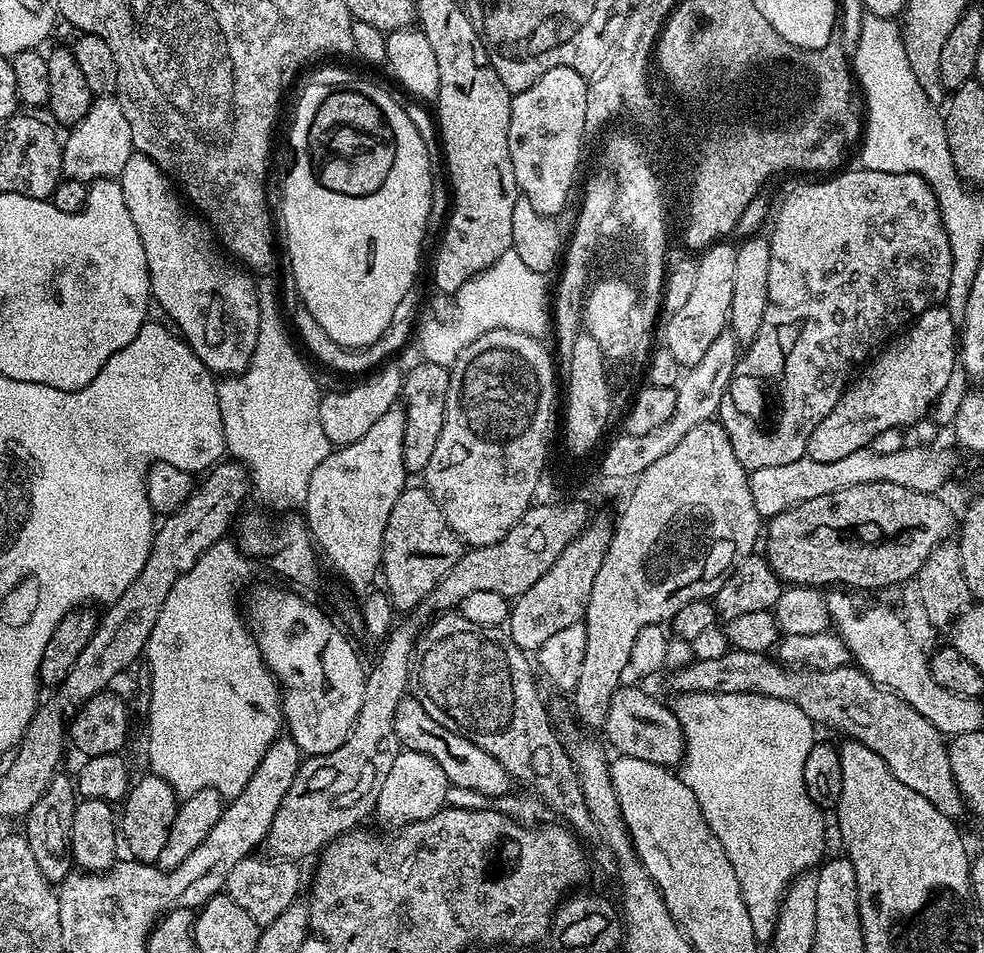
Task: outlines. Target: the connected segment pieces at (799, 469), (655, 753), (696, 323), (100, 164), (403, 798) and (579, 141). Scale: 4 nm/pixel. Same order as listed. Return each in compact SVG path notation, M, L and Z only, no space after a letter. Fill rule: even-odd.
M903 446L894 453L878 453L871 447L866 447L846 454L846 458L838 458L838 462L814 462L805 458L798 462L790 462L786 466L753 468L748 485L750 494L754 494L754 506L760 517L771 518L810 498L818 498L822 494L830 494L866 482L894 482L910 490L932 494L940 490L936 488L947 482L951 472L952 456L948 452Z
M617 688L608 704L602 732L608 735L609 742L621 756L642 758L646 762L665 766L679 765L684 759L683 730L675 711L640 688Z
M728 242L713 243L708 253L697 259L698 283L694 285L694 291L690 298L677 312L667 317L668 325L664 328L663 347L678 358L678 362L685 369L693 368L710 350L714 338L724 332L728 325L730 314L730 298L734 298L734 258L736 248Z
M115 95L95 97L90 110L86 110L86 118L71 125L69 132L72 133L65 140L63 137L60 154L60 166L67 179L85 182L110 180L119 178L122 170L126 170L126 162L130 162L134 151L132 131Z
M401 750L398 758L394 758L394 766L390 766L390 774L386 774L382 794L378 794L376 799L375 819L380 819L384 824L392 824L388 826L403 826L425 820L445 807L447 800L444 799L448 792L450 793L450 785L446 774L442 774L442 766L438 766L434 758Z
M566 66L546 70L534 86L515 93L510 106L510 126L508 127L508 149L510 162L514 166L514 178L517 189L528 199L530 206L538 214L559 217L559 212L568 204L572 196L572 187L576 184L576 171L580 168L580 151L584 148L586 135L586 90L588 80Z

